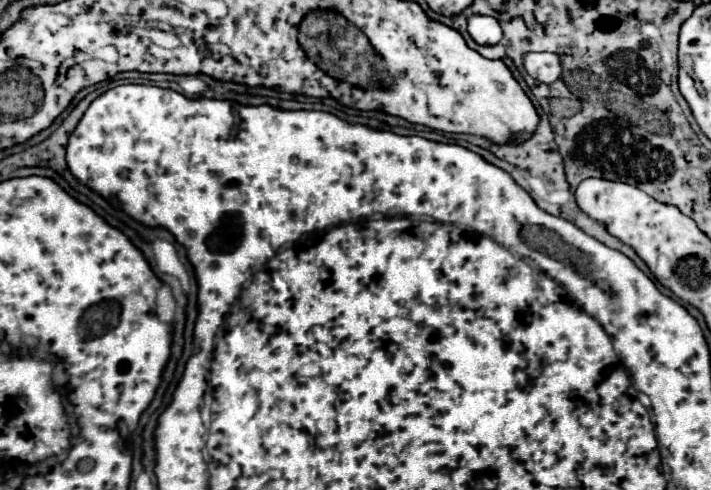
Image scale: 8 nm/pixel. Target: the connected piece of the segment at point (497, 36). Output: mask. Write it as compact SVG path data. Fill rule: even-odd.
M472 15L468 19L468 33L478 45L498 45L502 41L500 23L486 15Z

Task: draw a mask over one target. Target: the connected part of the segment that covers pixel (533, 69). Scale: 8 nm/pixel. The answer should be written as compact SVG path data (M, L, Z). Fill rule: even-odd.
M526 53L524 67L530 77L552 85L562 75L562 61L556 53Z

